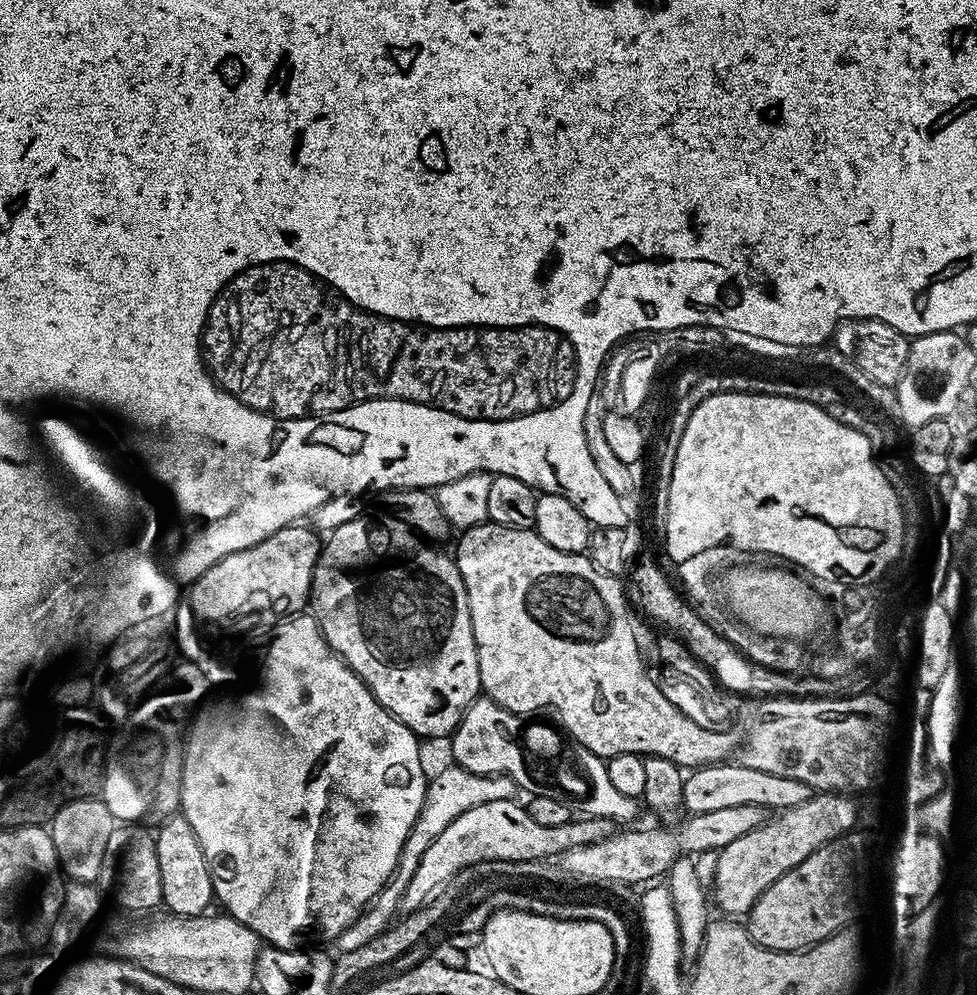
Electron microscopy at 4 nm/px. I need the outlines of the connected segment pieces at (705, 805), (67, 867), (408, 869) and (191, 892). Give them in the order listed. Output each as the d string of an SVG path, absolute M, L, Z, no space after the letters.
M721 762L693 768L685 775L683 807L689 808L687 811L692 814L746 805L759 806L765 810L783 810L806 802L812 795L814 790L806 786L806 782L778 778L778 774L766 774L766 770L754 770L739 762Z
M65 799L65 804L52 816L50 831L63 875L69 881L95 885L104 872L104 863L108 860L108 847L112 844L112 835L116 832L118 821L110 814L103 799L88 799Z
M459 766L451 767L442 769L436 777L428 780L428 789L424 795L422 810L414 822L412 832L402 846L398 866L394 866L394 872L390 874L386 887L378 890L372 903L365 908L362 914L358 914L358 918L354 922L350 922L350 926L346 926L346 930L342 930L342 934L335 940L334 946L337 947L336 950L339 953L358 950L359 947L370 942L370 939L379 938L387 930L388 925L397 917L402 894L406 894L406 889L410 886L410 878L414 878L414 870L418 870L418 862L422 862L422 854L426 854L426 850L430 850L434 838L438 838L438 834L442 834L442 830L446 830L446 826L450 826L450 822L454 822L454 818L466 814L466 810L470 810L474 806L482 806L486 802L517 799L518 785L508 776L483 776Z
M173 814L155 829L154 839L156 841L156 853L158 854L158 874L162 874L162 904L173 916L202 916L209 911L208 908L214 904L214 893L212 891L212 875L208 869L206 858L202 854L202 846L194 834L194 826L186 822L183 814Z

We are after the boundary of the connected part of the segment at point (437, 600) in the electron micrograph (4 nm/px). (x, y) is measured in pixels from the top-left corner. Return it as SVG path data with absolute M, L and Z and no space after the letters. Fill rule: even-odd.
M367 519L352 520L348 524L331 533L323 545L320 555L320 565L316 568L316 574L312 579L312 595L310 597L310 612L316 617L316 625L326 638L326 642L341 658L362 678L362 682L374 694L376 701L386 709L391 716L398 718L416 735L417 738L424 736L451 737L460 719L464 717L464 711L471 706L481 695L480 671L478 670L478 650L474 642L474 630L470 622L470 606L466 598L466 586L462 582L462 574L458 570L455 559L444 552L439 552L439 547L424 546L428 548L416 548L422 544L421 537L397 520L385 519L384 524L367 524Z

